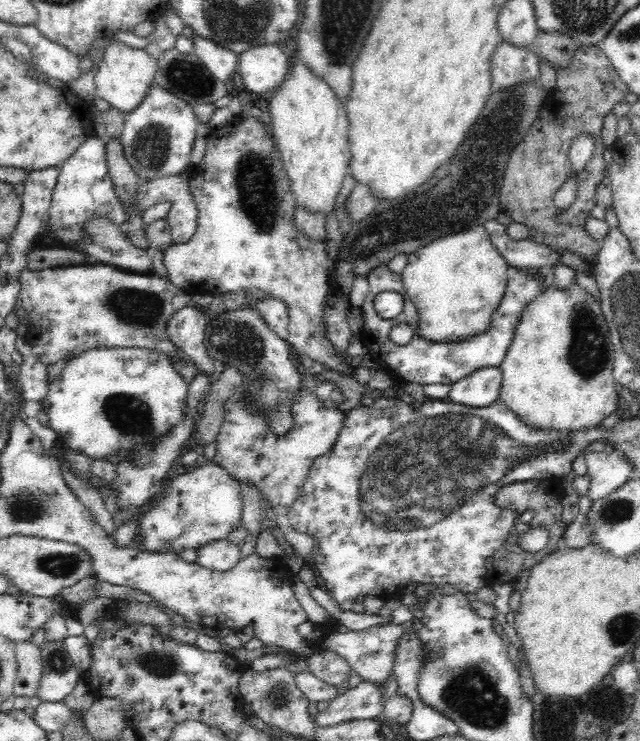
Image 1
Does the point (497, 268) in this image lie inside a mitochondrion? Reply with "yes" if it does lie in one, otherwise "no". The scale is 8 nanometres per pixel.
no

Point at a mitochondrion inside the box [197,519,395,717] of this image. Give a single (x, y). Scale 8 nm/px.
(278, 696)

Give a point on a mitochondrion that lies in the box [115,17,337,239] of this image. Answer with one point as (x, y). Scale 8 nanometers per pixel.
(257, 192)

